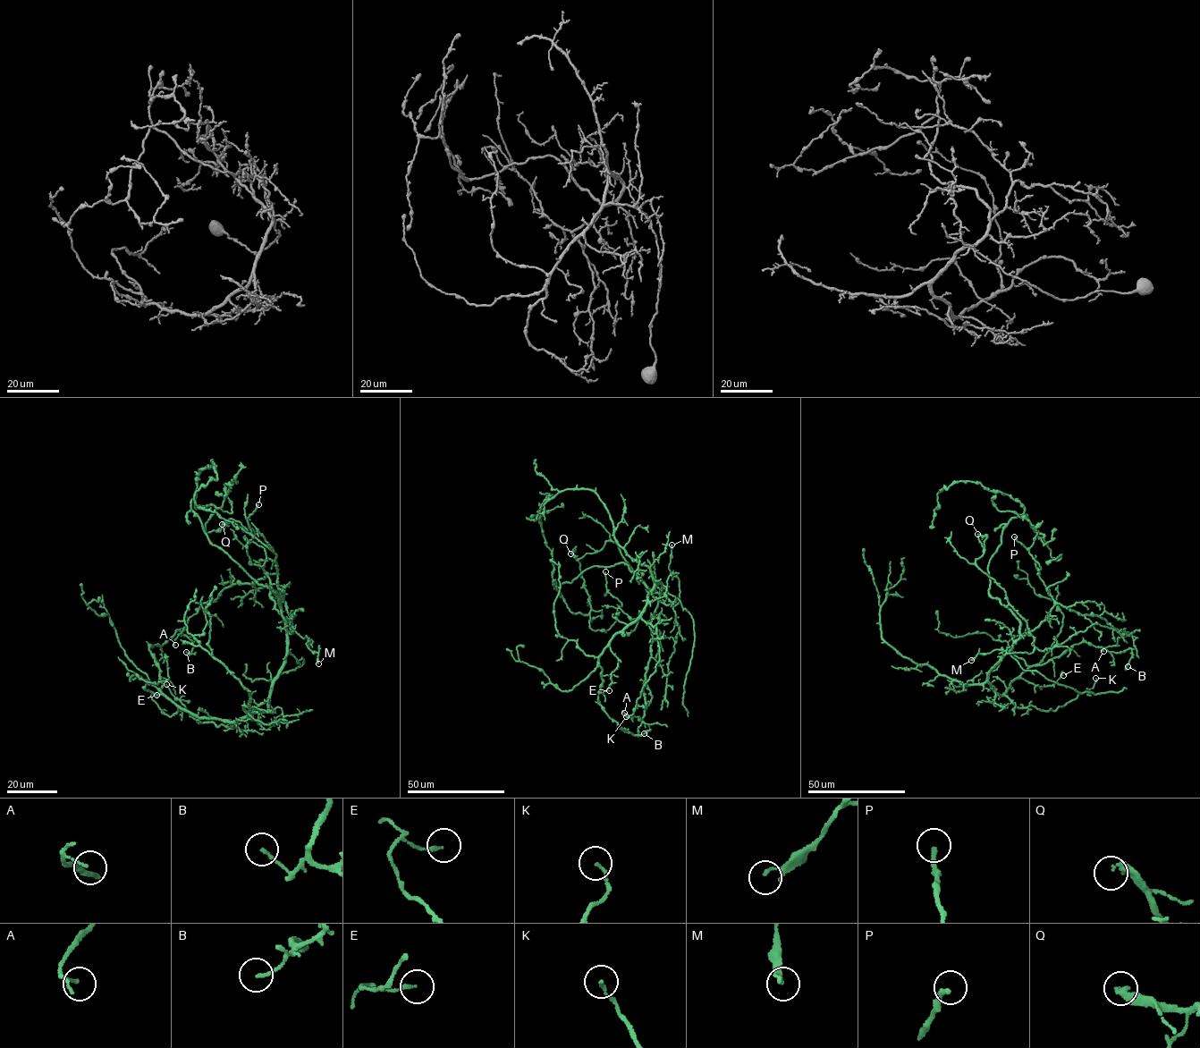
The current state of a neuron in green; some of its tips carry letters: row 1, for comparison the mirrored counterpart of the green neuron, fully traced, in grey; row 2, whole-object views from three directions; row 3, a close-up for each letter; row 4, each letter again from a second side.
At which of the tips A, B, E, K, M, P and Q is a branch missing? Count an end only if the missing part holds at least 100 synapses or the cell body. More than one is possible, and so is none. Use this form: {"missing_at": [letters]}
{"missing_at": []}

